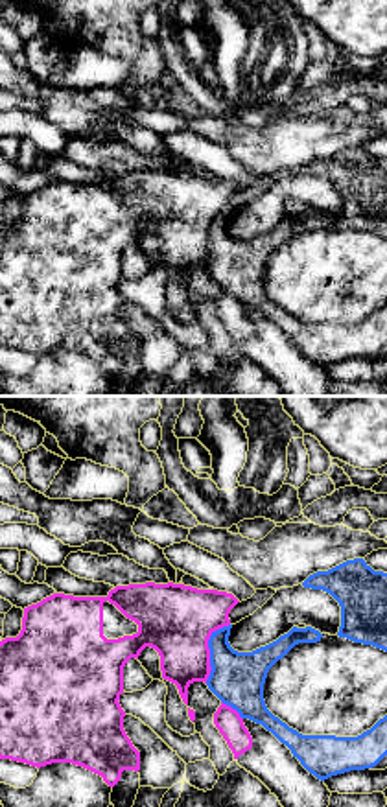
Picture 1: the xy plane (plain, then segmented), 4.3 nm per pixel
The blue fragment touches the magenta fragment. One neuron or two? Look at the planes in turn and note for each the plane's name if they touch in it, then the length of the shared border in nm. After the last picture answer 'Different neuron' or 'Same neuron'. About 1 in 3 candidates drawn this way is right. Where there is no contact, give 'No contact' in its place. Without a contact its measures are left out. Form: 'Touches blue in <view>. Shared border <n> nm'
Touches blue in xy. Shared border 280 nm

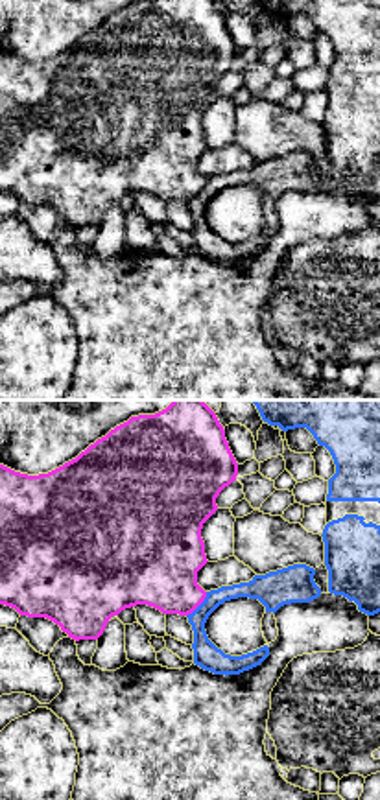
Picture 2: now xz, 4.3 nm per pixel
Touches blue in xz. Shared border 140 nm

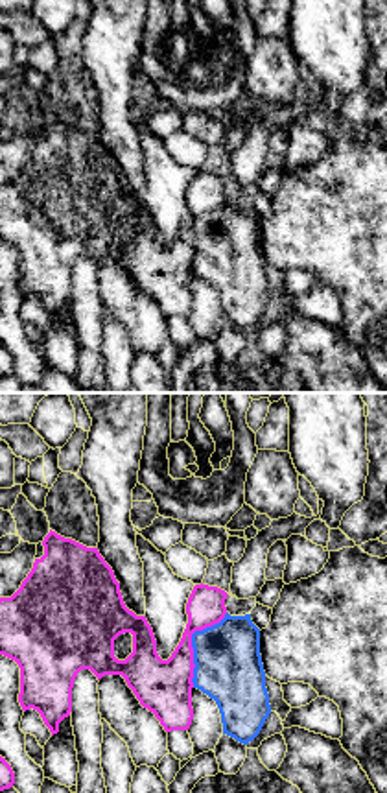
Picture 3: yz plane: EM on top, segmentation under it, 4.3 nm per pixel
Touches blue in yz. Shared border 360 nm

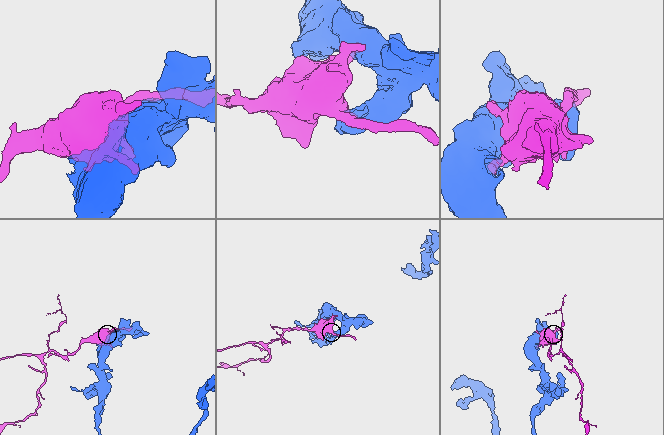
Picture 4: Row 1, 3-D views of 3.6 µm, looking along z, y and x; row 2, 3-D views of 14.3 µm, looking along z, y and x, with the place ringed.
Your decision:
Different neuron

